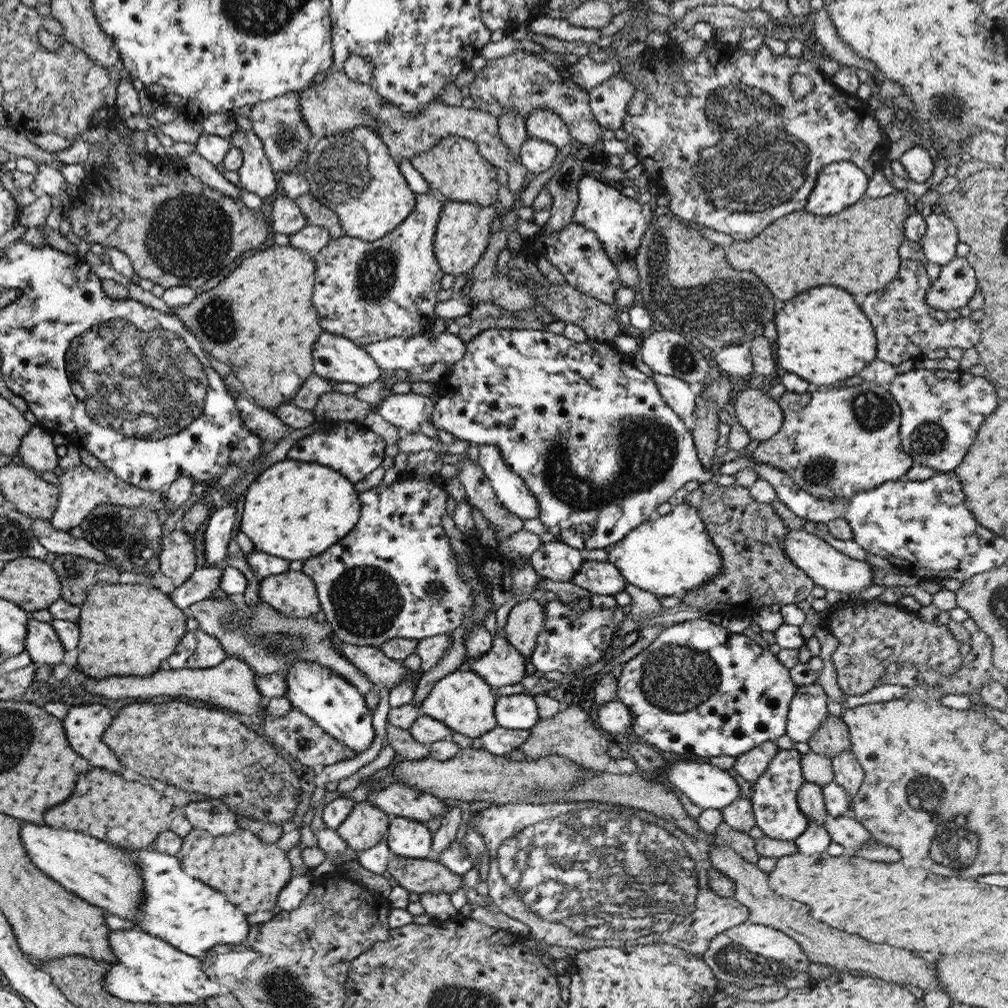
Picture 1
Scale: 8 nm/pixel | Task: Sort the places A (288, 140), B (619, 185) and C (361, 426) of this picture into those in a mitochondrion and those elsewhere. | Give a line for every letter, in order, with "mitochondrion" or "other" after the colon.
A: mitochondrion
B: other
C: other

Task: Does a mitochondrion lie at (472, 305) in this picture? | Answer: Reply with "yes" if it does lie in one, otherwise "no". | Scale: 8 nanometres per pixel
no

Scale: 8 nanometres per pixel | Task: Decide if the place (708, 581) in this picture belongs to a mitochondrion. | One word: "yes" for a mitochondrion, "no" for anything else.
no

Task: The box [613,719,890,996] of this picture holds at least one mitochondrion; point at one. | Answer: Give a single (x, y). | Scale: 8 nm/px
(737, 960)

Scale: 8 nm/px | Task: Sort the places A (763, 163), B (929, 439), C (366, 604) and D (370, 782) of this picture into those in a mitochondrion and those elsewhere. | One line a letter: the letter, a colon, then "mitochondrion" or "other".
A: mitochondrion
B: mitochondrion
C: mitochondrion
D: other

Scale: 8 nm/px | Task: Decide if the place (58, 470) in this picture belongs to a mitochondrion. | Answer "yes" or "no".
no

